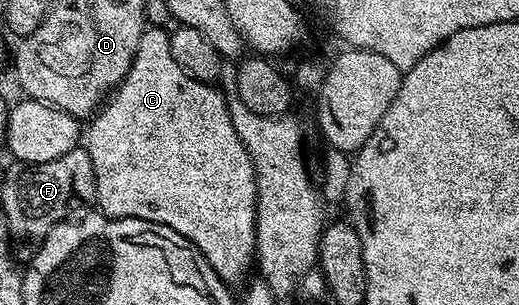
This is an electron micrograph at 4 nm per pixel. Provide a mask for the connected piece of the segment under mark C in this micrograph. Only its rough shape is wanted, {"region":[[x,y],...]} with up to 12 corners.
{"region":[[149,26],[87,124],[95,206],[223,283],[256,254],[225,92]]}

